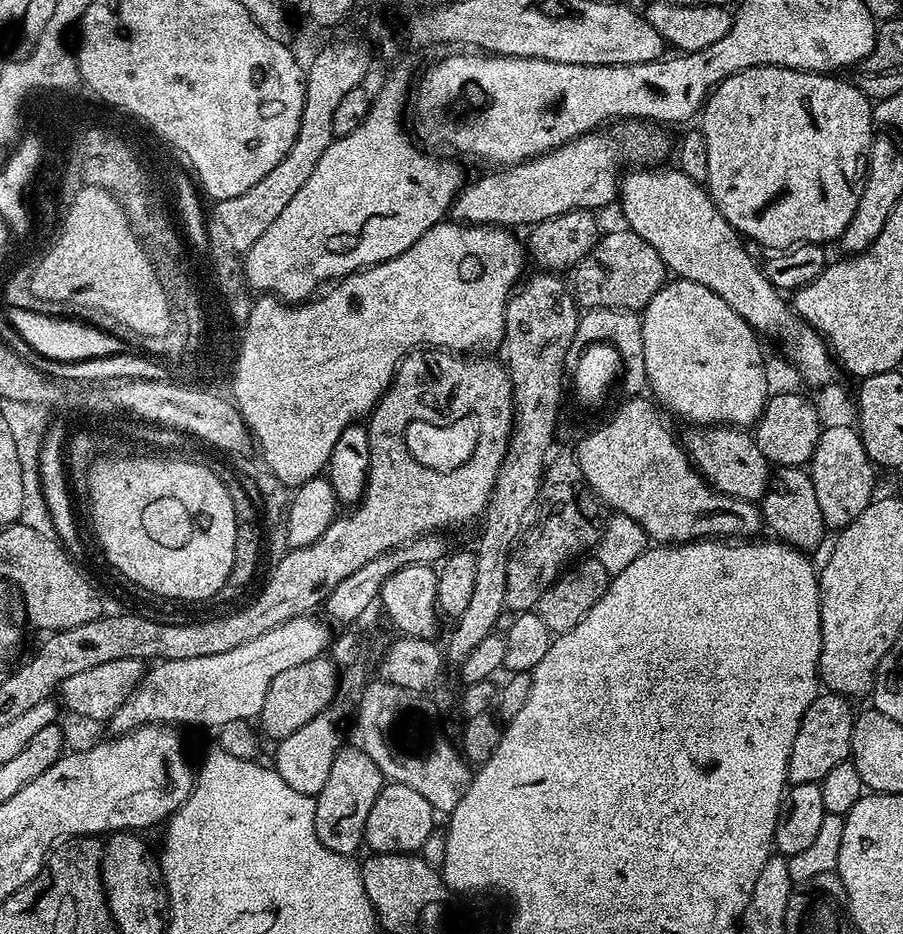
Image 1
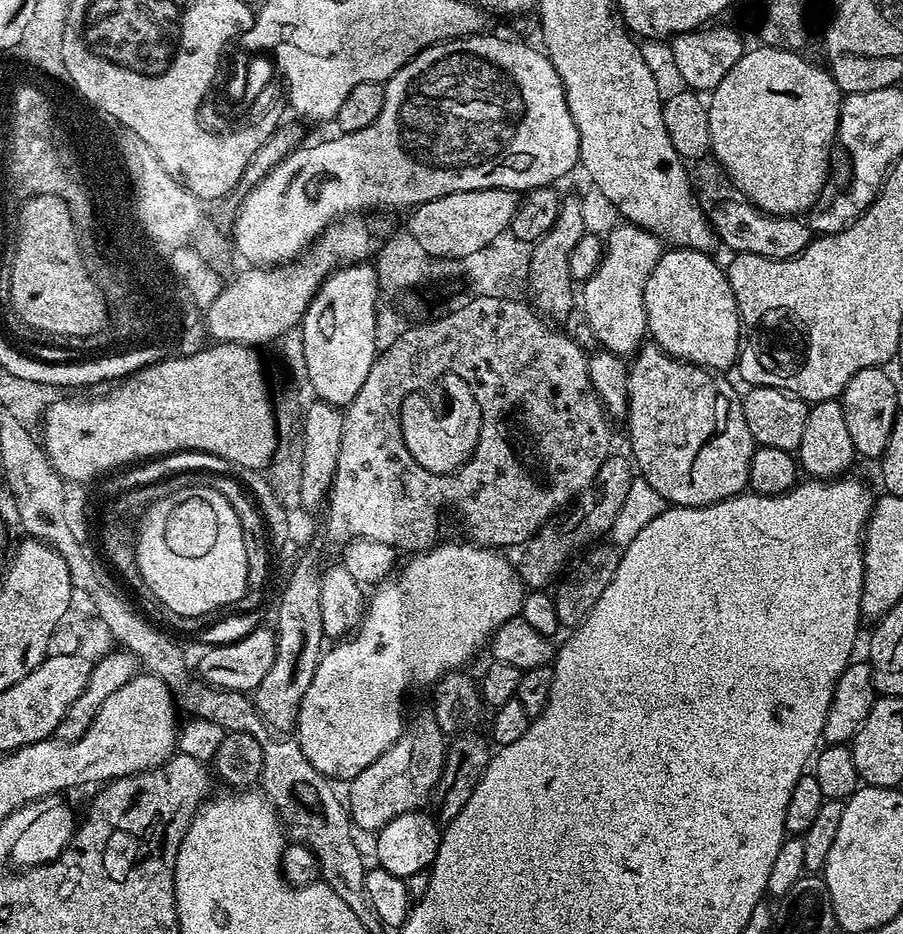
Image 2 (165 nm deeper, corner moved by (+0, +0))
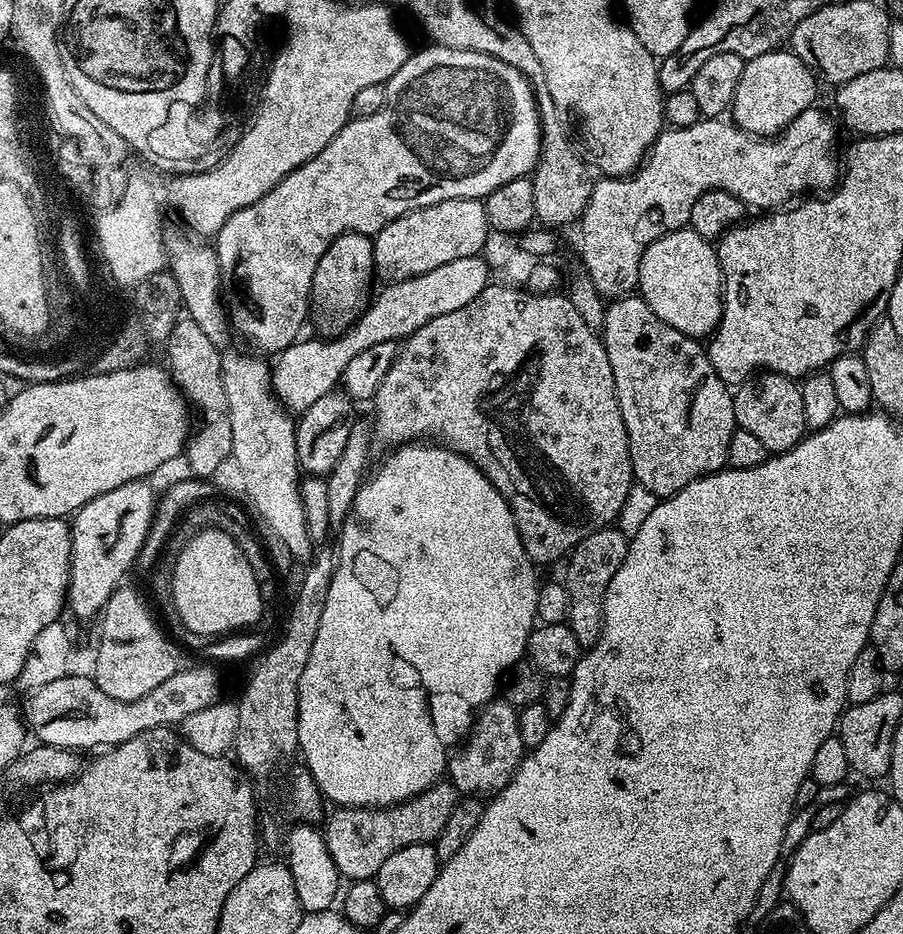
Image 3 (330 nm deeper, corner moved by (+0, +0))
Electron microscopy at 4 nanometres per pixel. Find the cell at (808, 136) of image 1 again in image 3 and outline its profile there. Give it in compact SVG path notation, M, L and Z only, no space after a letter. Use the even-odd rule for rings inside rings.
M777 50L758 54L745 63L742 78L738 78L738 90L734 90L731 119L742 130L756 136L771 138L783 128L788 128L802 110L813 107L816 96L816 80L811 68L791 50Z

